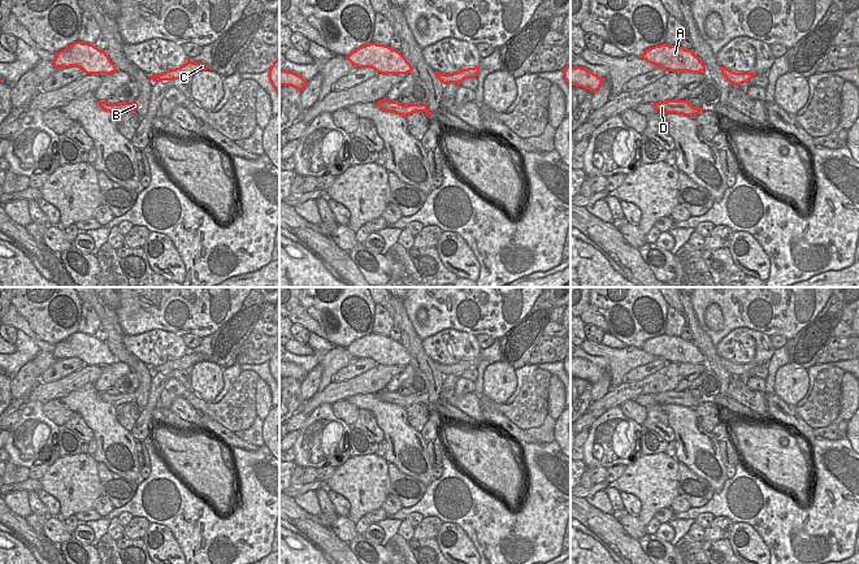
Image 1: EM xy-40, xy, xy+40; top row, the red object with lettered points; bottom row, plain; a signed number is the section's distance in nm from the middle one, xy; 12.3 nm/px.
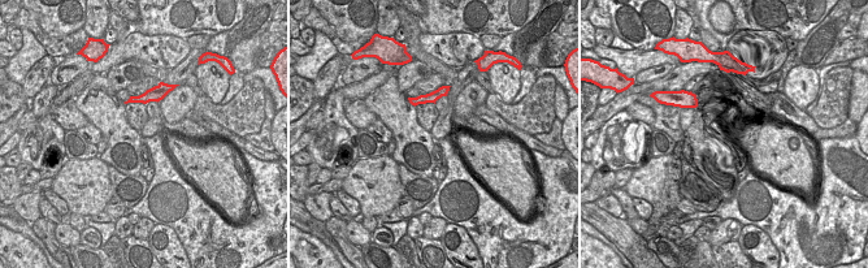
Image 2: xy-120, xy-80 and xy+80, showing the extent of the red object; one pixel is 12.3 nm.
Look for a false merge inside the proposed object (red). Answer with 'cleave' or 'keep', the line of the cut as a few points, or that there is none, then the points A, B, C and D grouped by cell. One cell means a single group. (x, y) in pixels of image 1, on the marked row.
keep; no cut; A B C D

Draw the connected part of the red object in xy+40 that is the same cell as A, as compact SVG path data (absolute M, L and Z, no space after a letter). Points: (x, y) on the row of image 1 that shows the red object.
M660 44L646 49L642 56L650 64L665 71L706 73L706 65L691 49L680 45Z

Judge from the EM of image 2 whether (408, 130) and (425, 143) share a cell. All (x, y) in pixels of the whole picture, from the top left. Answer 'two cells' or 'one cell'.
one cell

